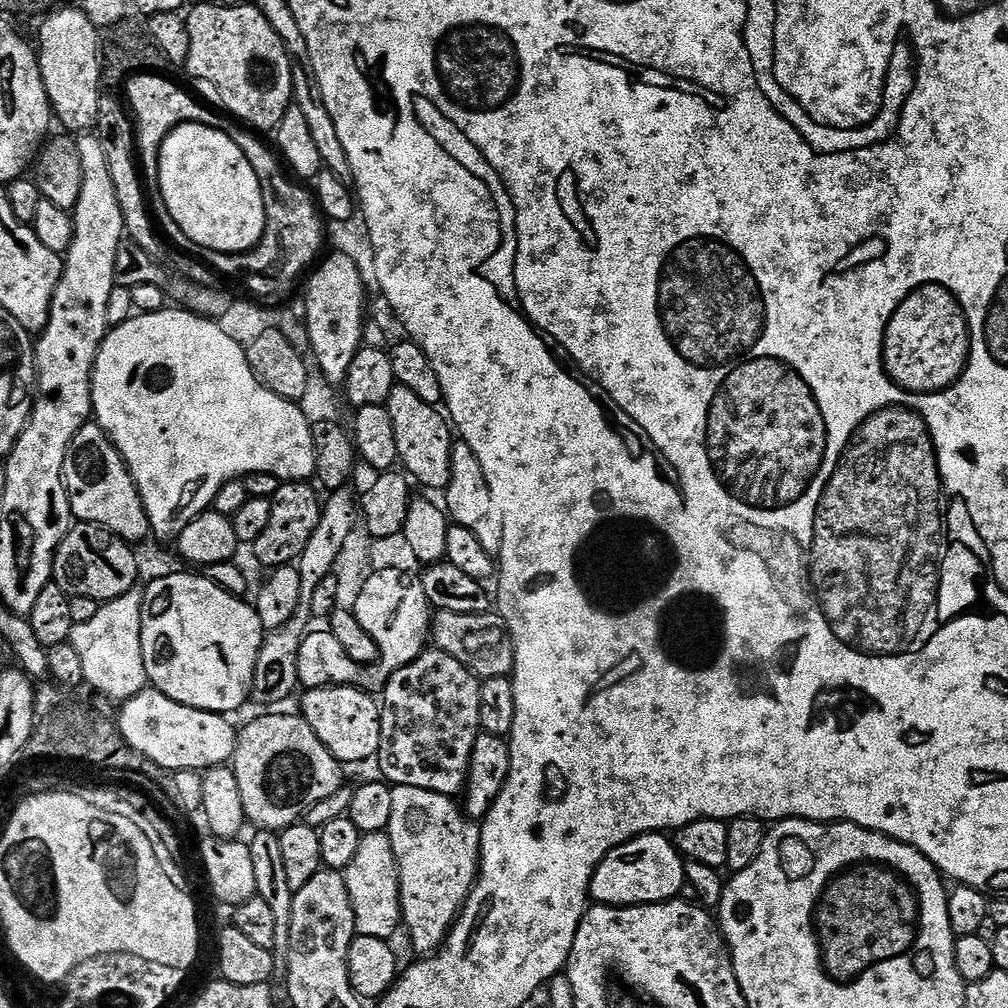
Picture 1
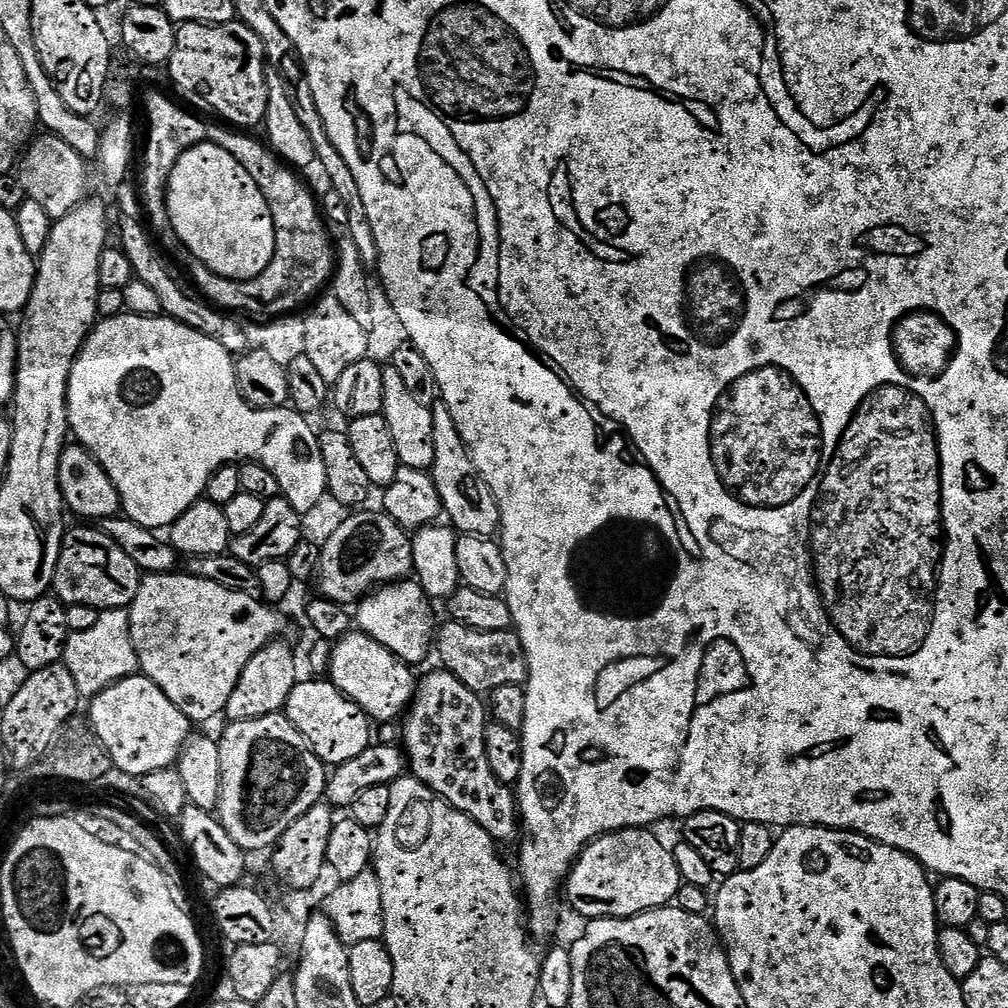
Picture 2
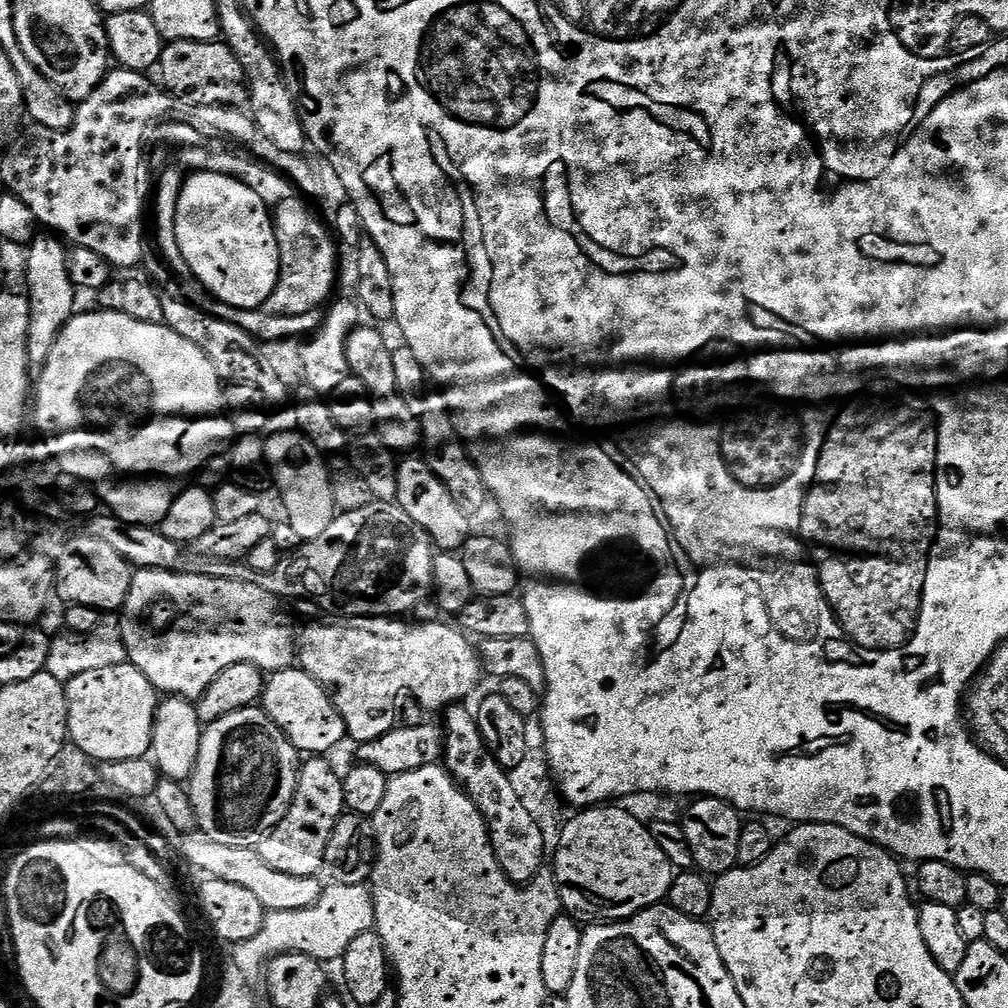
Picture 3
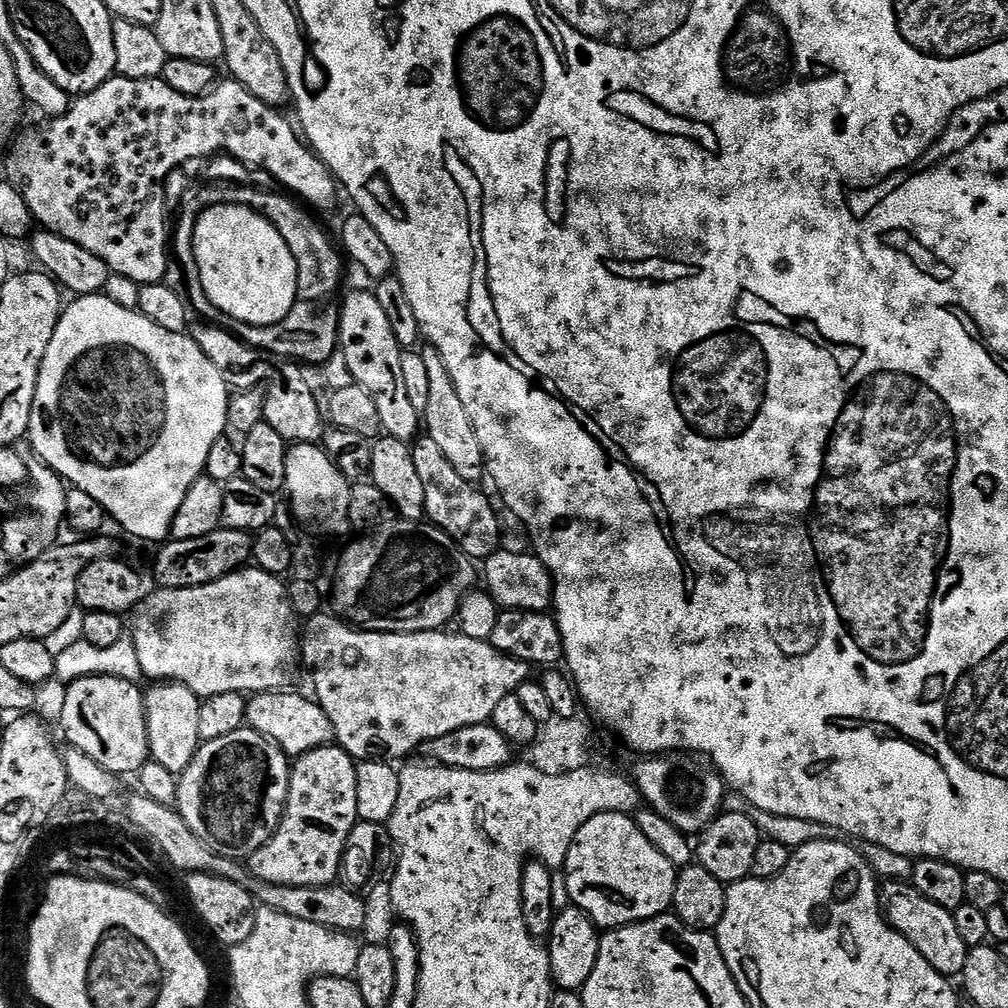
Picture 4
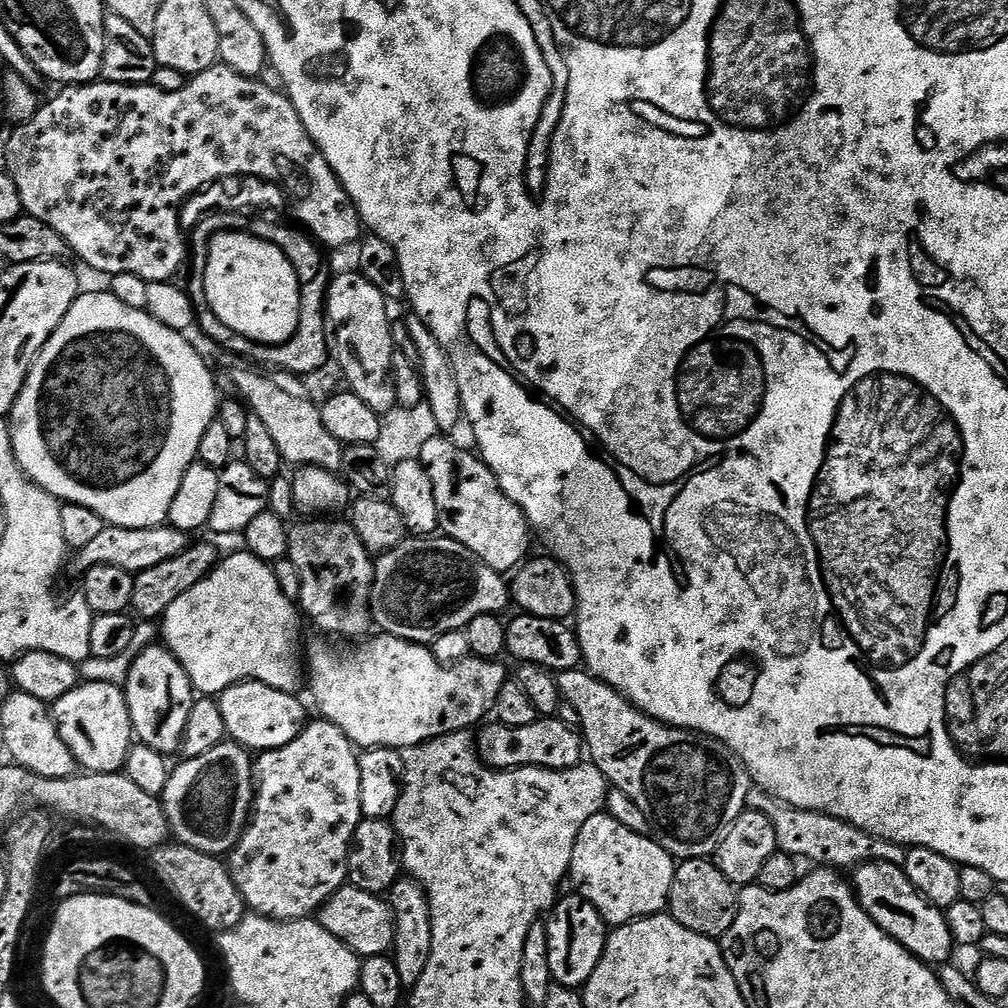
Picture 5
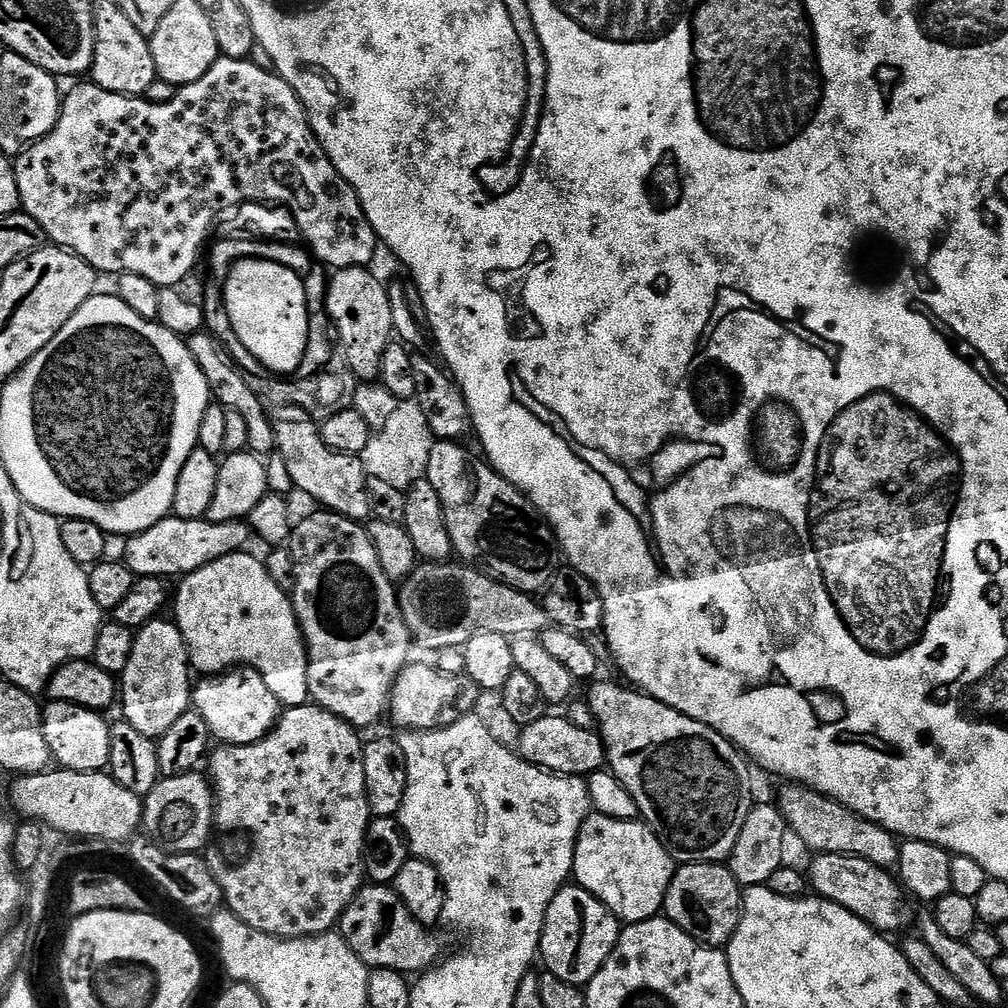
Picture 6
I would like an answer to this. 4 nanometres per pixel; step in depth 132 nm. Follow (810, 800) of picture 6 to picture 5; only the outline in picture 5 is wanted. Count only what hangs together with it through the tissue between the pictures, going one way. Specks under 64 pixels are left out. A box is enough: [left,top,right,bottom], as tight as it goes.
[745,787,906,870]

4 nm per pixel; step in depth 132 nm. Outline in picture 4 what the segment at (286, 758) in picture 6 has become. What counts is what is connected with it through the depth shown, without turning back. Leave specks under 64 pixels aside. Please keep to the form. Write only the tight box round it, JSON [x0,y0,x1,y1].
[246,746,358,886]

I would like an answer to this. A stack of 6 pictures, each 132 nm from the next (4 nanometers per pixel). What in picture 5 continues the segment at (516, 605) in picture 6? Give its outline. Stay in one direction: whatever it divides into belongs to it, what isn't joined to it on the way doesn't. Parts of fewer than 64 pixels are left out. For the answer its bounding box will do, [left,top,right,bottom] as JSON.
[368,534,510,646]

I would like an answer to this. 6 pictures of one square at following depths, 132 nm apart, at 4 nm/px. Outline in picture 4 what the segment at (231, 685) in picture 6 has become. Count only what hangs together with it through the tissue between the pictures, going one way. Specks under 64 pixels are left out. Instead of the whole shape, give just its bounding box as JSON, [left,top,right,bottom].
[247,690,336,758]

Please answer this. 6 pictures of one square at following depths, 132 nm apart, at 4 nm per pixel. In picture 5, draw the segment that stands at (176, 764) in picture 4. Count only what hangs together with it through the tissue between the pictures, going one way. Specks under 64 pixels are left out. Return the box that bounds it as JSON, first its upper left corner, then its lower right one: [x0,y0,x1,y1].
[122,646,194,754]

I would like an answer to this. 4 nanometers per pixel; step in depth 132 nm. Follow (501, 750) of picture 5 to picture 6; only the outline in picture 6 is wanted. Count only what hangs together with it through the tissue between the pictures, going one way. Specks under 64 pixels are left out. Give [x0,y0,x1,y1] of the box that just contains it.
[518,715,606,778]

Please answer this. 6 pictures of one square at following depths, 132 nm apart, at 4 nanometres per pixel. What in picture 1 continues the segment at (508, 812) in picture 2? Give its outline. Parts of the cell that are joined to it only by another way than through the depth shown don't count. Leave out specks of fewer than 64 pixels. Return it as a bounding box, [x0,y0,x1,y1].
[378,646,482,797]

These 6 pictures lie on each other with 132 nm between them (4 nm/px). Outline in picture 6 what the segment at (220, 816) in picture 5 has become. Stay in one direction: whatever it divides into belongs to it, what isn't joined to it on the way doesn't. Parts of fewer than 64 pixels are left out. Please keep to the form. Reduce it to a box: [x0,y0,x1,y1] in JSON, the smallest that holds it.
[142,770,214,853]

